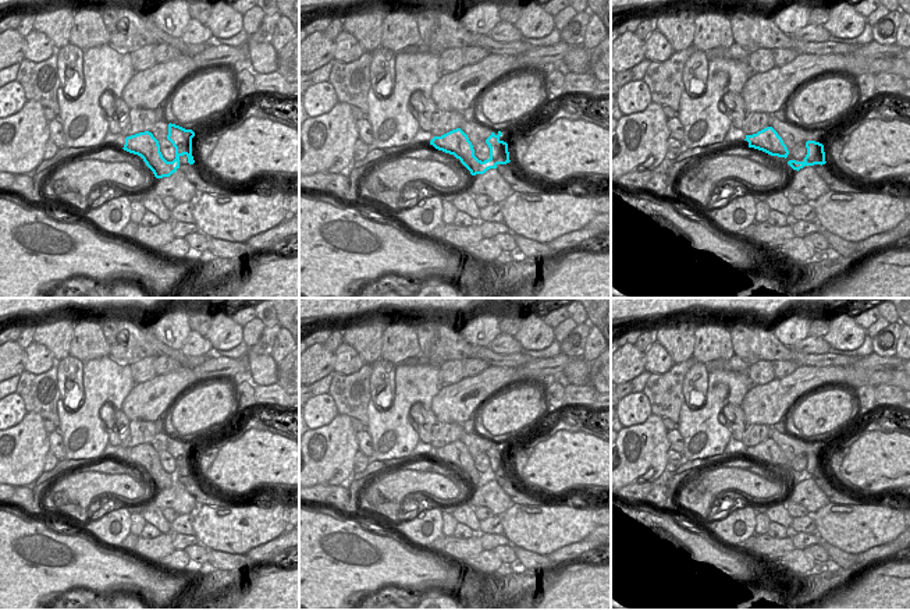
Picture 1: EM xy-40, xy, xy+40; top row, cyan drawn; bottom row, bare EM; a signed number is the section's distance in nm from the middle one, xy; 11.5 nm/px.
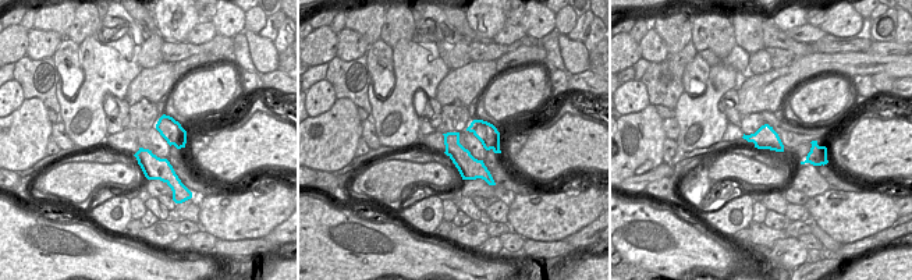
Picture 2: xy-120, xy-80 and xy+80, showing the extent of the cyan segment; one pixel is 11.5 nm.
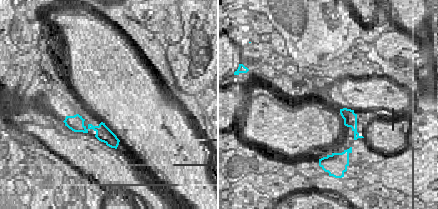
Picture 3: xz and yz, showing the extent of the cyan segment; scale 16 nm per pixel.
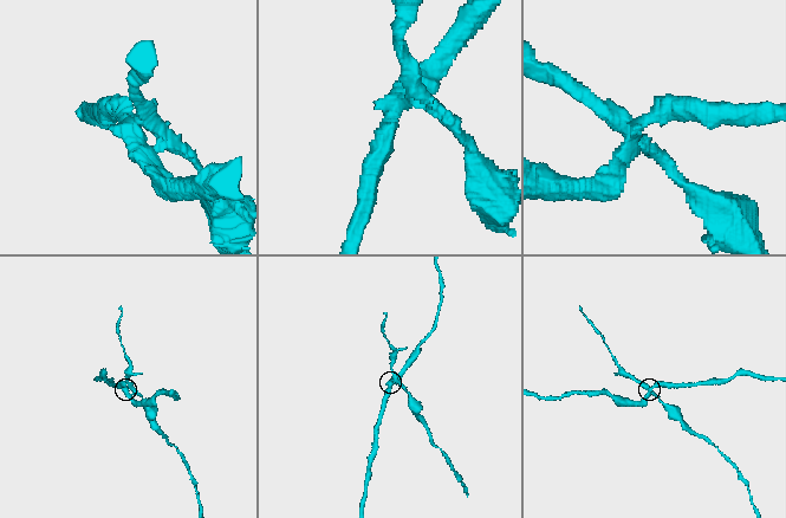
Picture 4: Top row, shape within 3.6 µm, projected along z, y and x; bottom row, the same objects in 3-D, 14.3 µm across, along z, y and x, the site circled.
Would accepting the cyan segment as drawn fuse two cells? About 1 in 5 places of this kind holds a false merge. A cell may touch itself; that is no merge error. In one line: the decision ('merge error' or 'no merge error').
merge error

